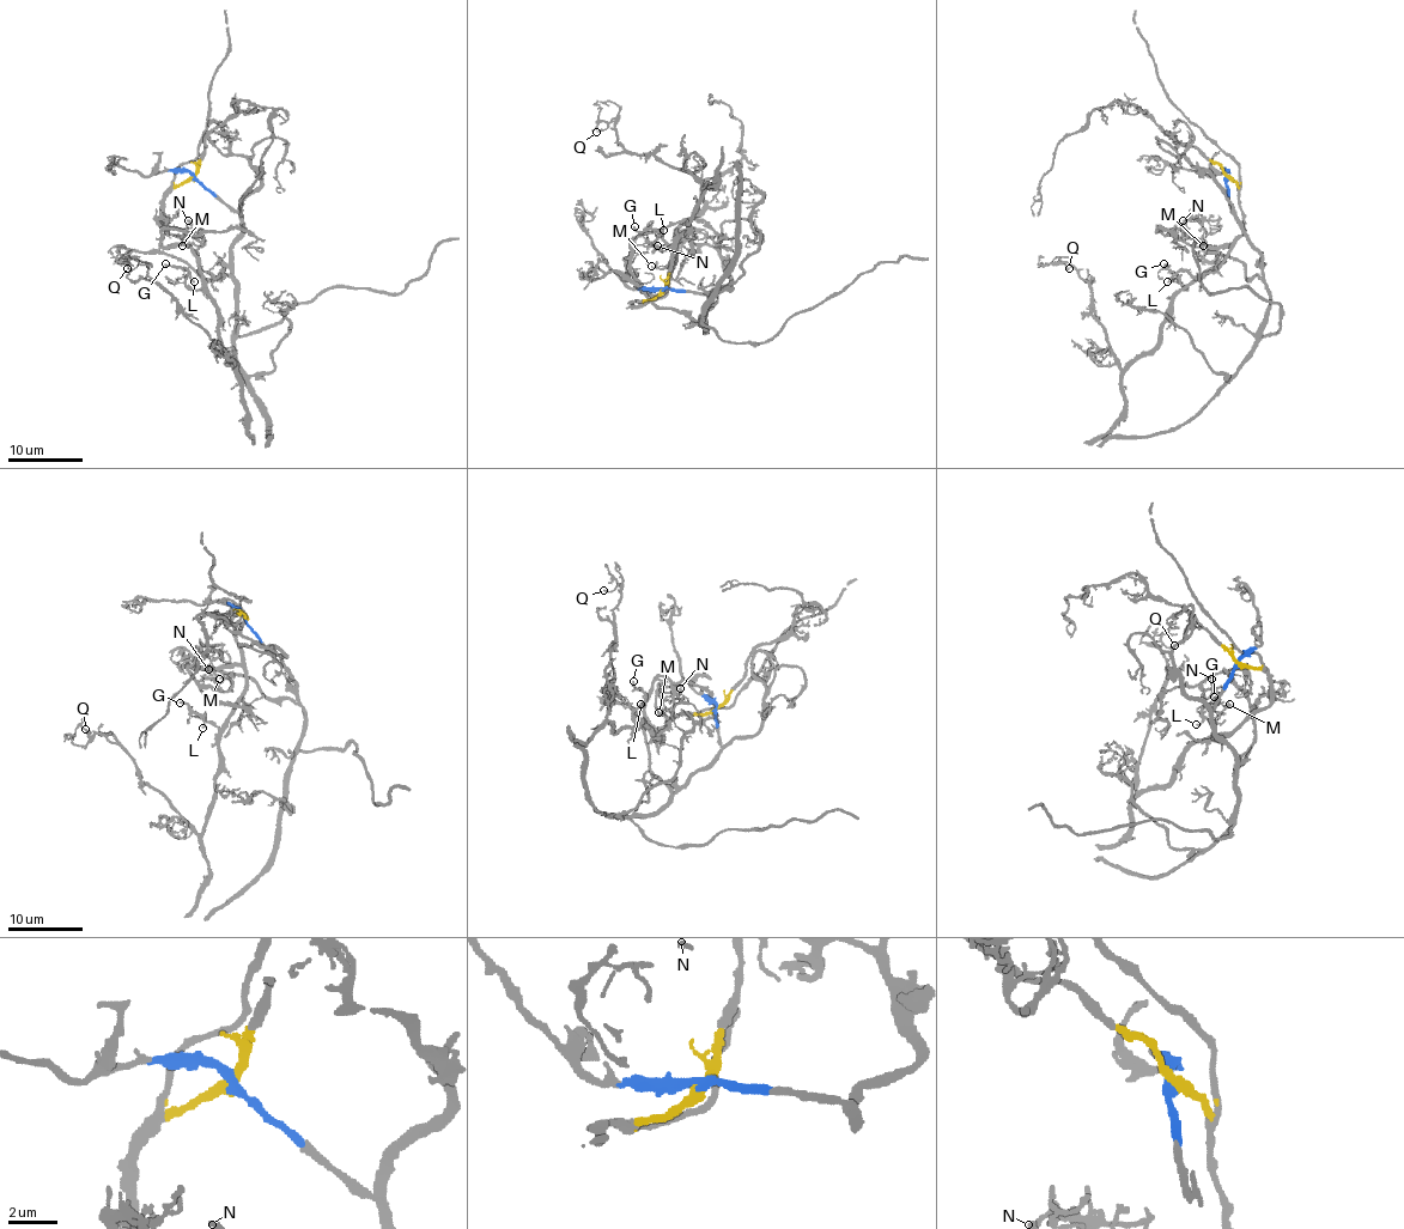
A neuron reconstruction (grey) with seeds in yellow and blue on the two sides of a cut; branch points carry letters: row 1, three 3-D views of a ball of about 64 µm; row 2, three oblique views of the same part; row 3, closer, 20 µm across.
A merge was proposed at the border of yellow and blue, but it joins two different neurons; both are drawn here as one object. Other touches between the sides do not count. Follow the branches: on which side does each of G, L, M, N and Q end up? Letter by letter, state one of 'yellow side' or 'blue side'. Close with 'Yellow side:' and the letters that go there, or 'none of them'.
G: yellow side
L: yellow side
M: yellow side
N: yellow side
Q: yellow side
Yellow side: G, L, M, N, Q

